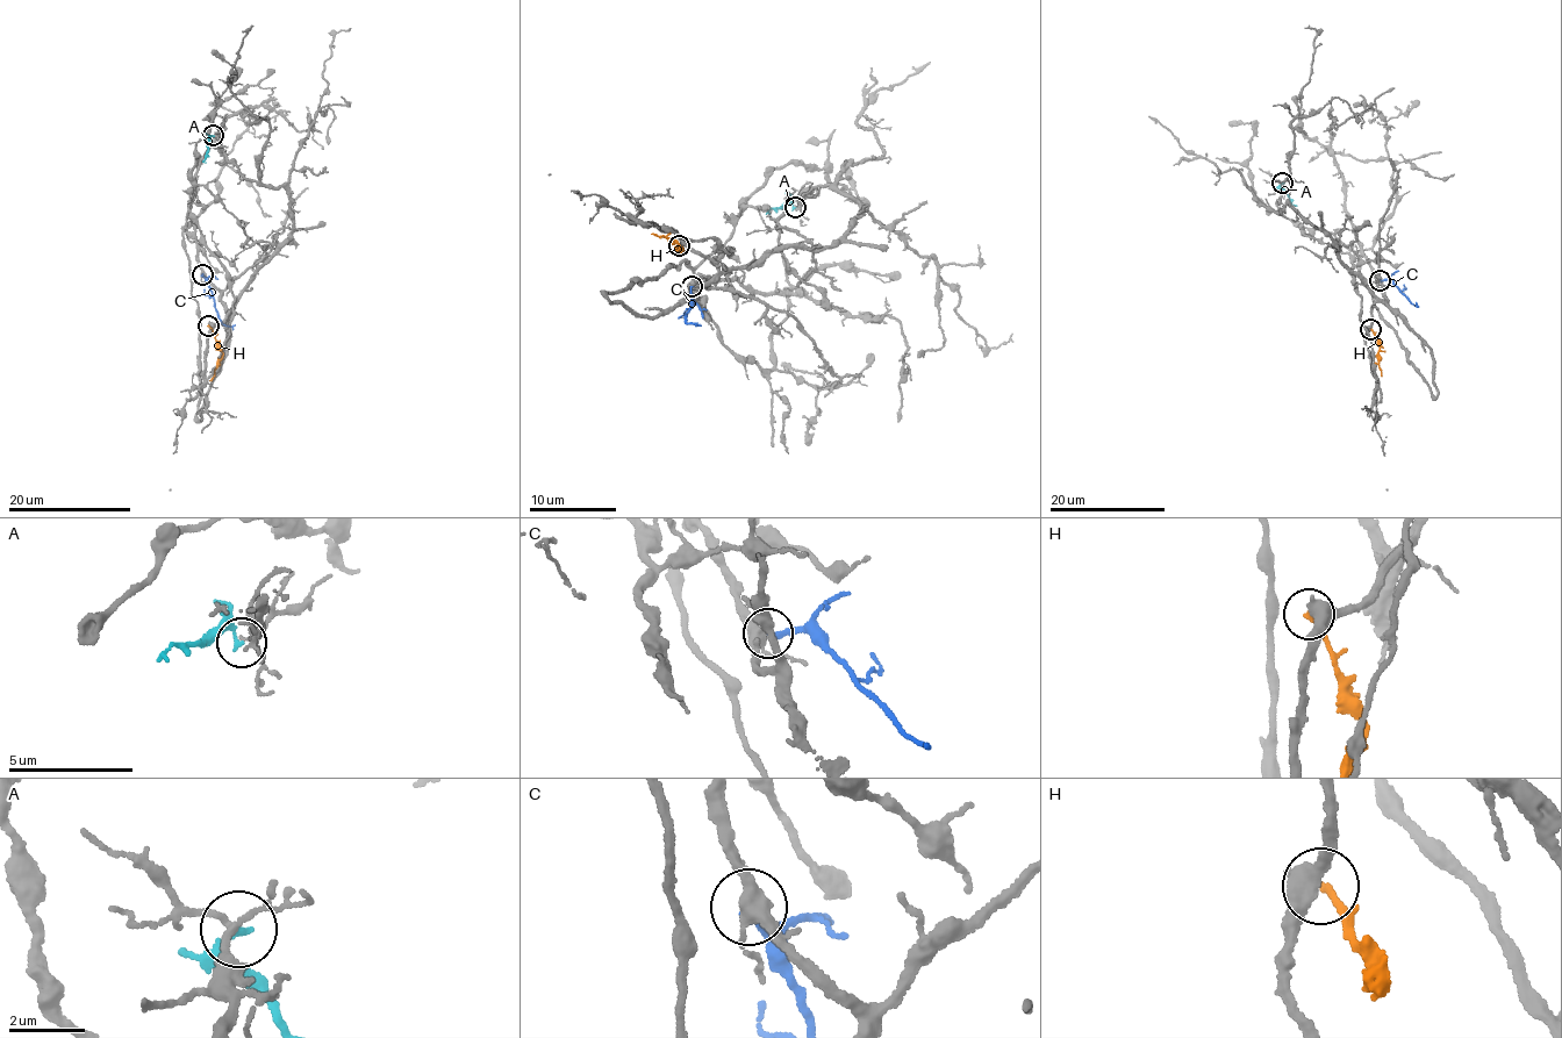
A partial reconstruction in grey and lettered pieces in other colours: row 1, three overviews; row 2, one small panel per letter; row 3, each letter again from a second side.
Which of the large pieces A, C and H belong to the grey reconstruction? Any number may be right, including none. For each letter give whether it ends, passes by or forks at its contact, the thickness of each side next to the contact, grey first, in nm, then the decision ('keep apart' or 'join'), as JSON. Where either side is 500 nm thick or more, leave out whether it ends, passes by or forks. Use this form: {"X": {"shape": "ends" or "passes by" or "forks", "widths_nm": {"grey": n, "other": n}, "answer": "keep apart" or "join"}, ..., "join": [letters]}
{"A": {"shape": "ends", "widths_nm": {"grey": 120, "other": 200}, "answer": "keep apart"}, "C": {"shape": "ends", "widths_nm": {"grey": 360, "other": 240}, "answer": "keep apart"}, "H": {"shape": "ends", "widths_nm": {"grey": 460, "other": 190}, "answer": "keep apart"}, "join": []}

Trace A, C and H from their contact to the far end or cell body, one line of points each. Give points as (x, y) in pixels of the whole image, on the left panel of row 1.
A: (213, 135), (203, 163)
C: (202, 274), (219, 319), (228, 326), (234, 323)
H: (209, 326), (222, 352), (220, 365), (209, 380)

